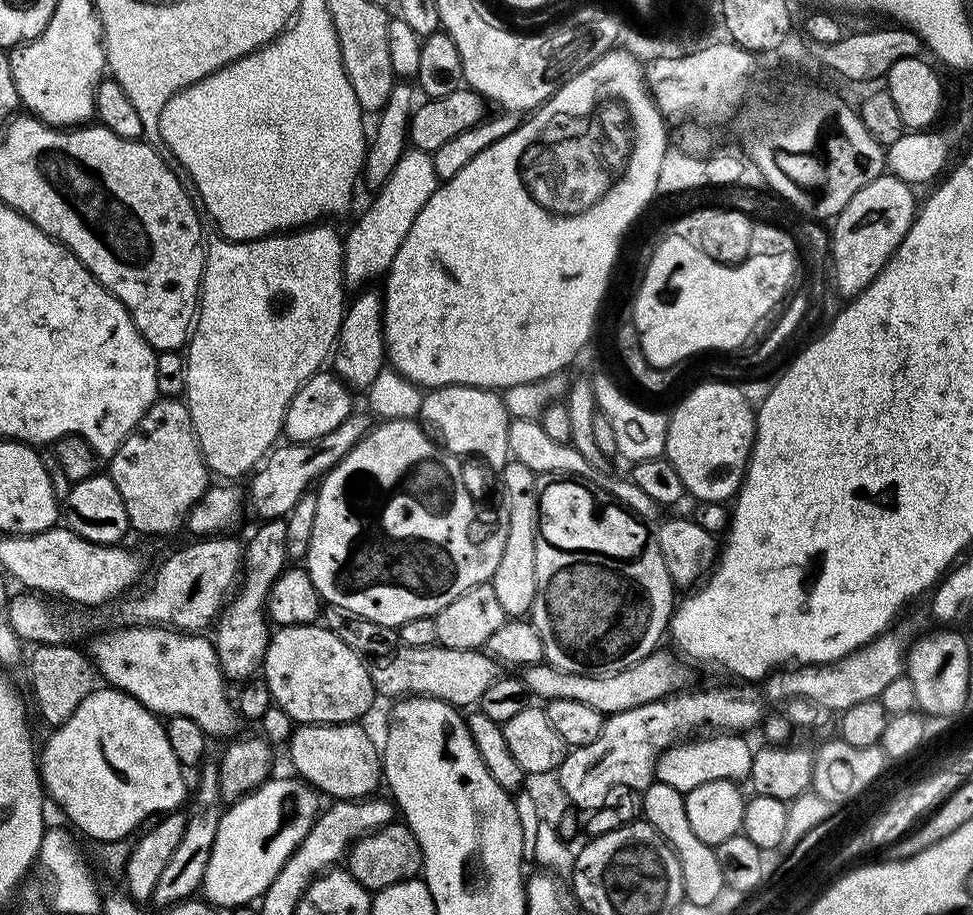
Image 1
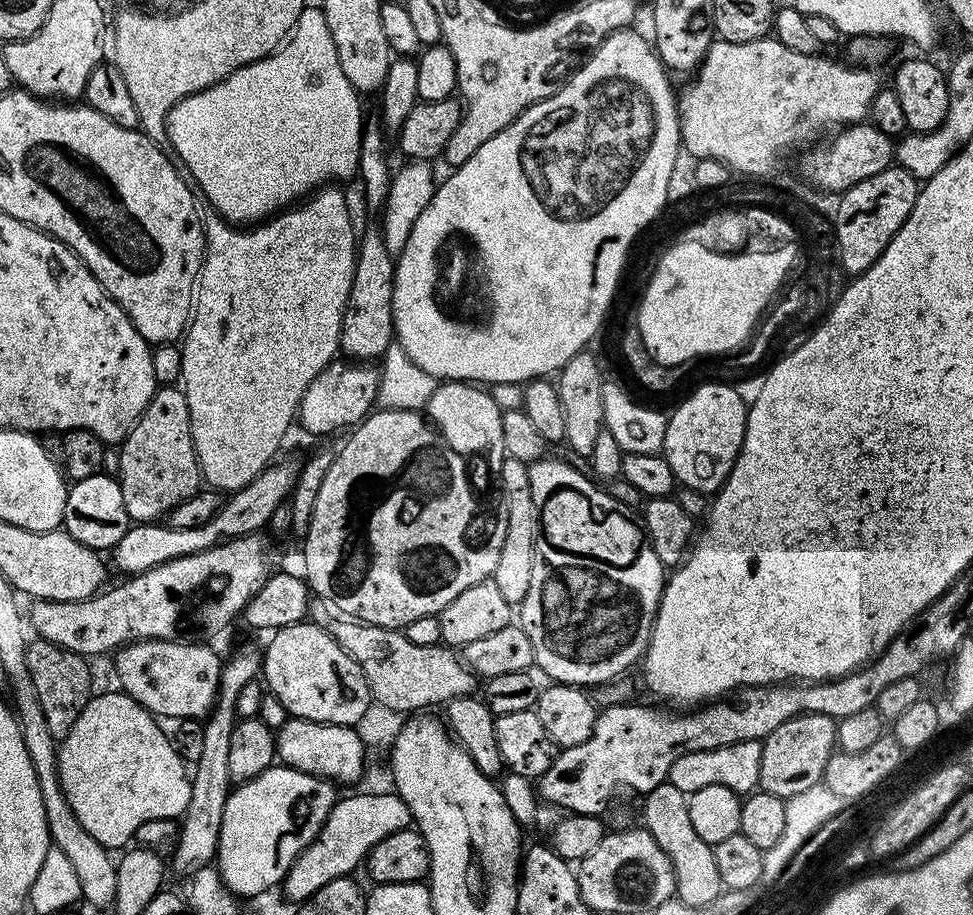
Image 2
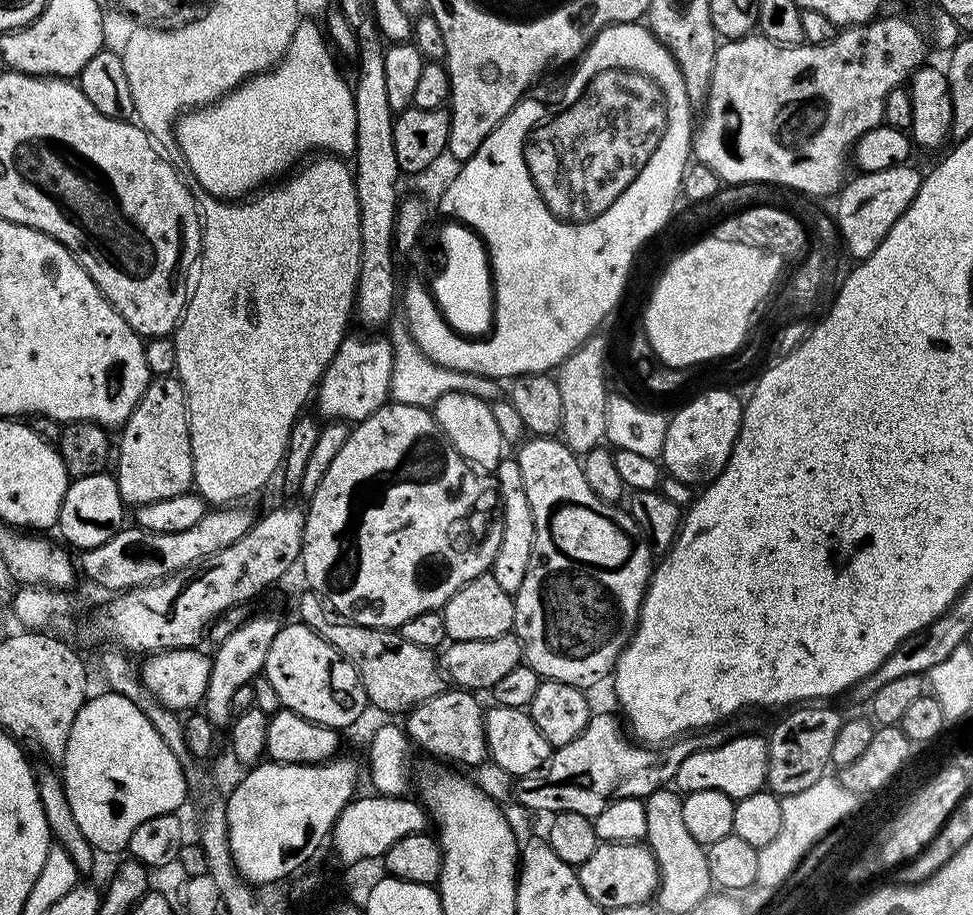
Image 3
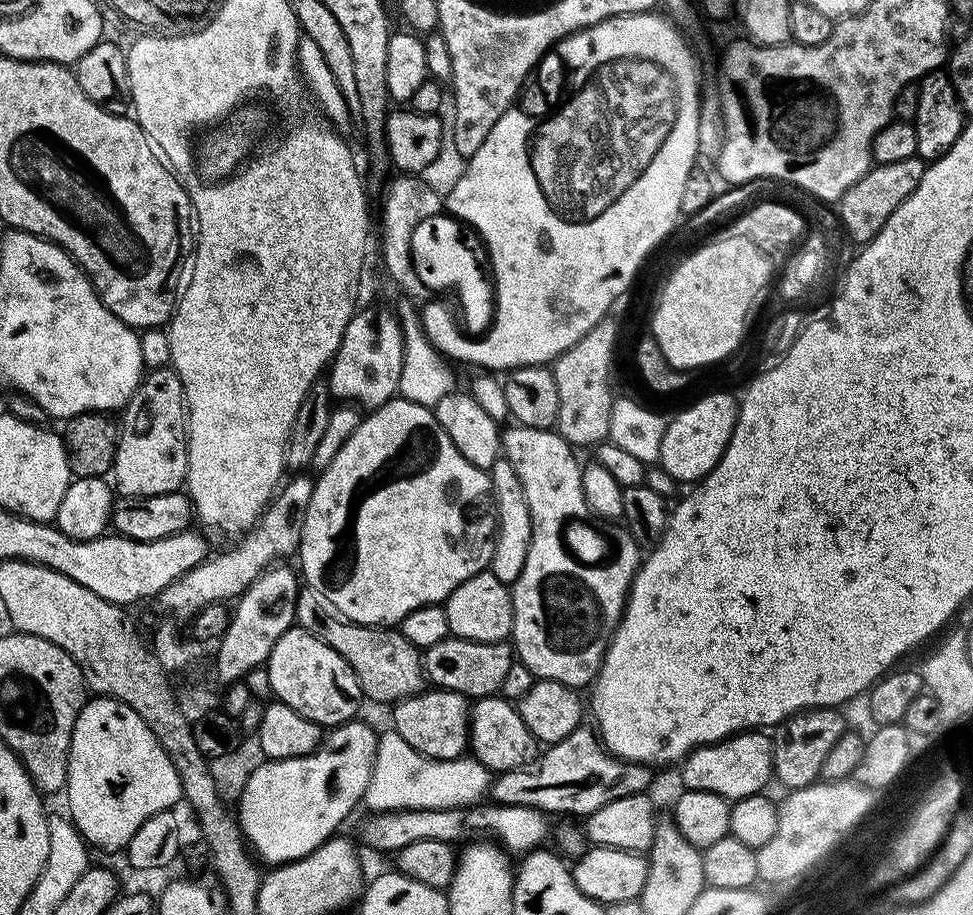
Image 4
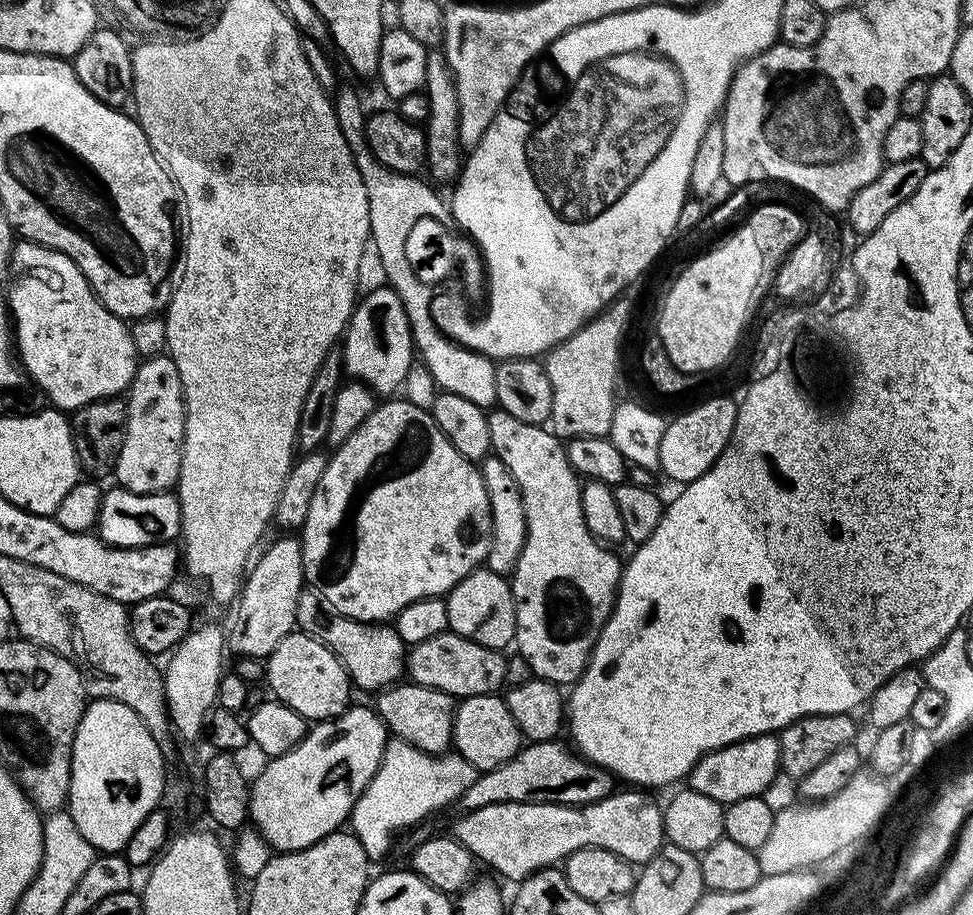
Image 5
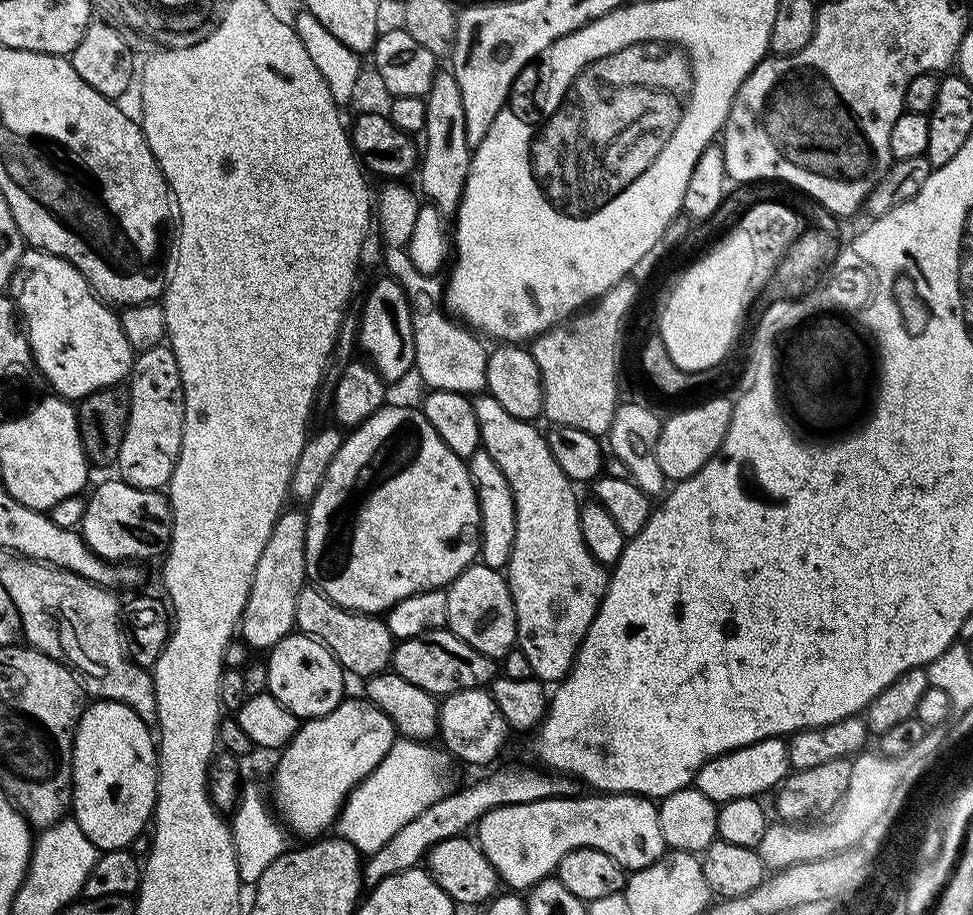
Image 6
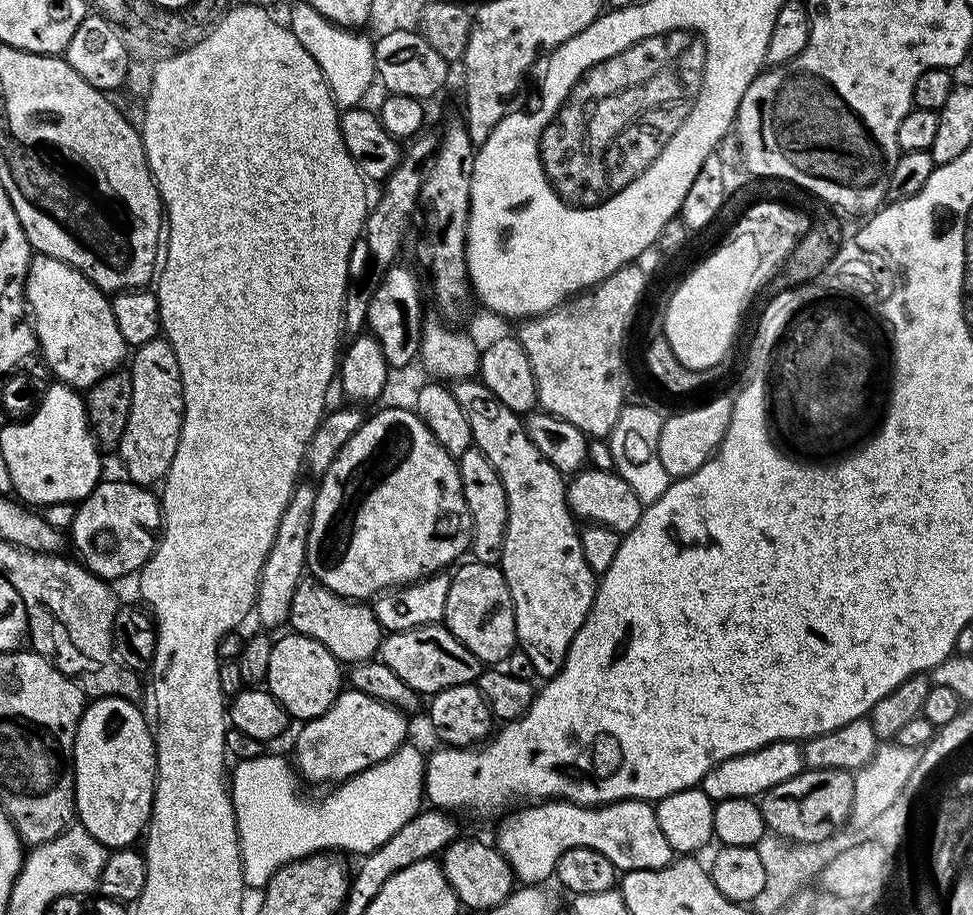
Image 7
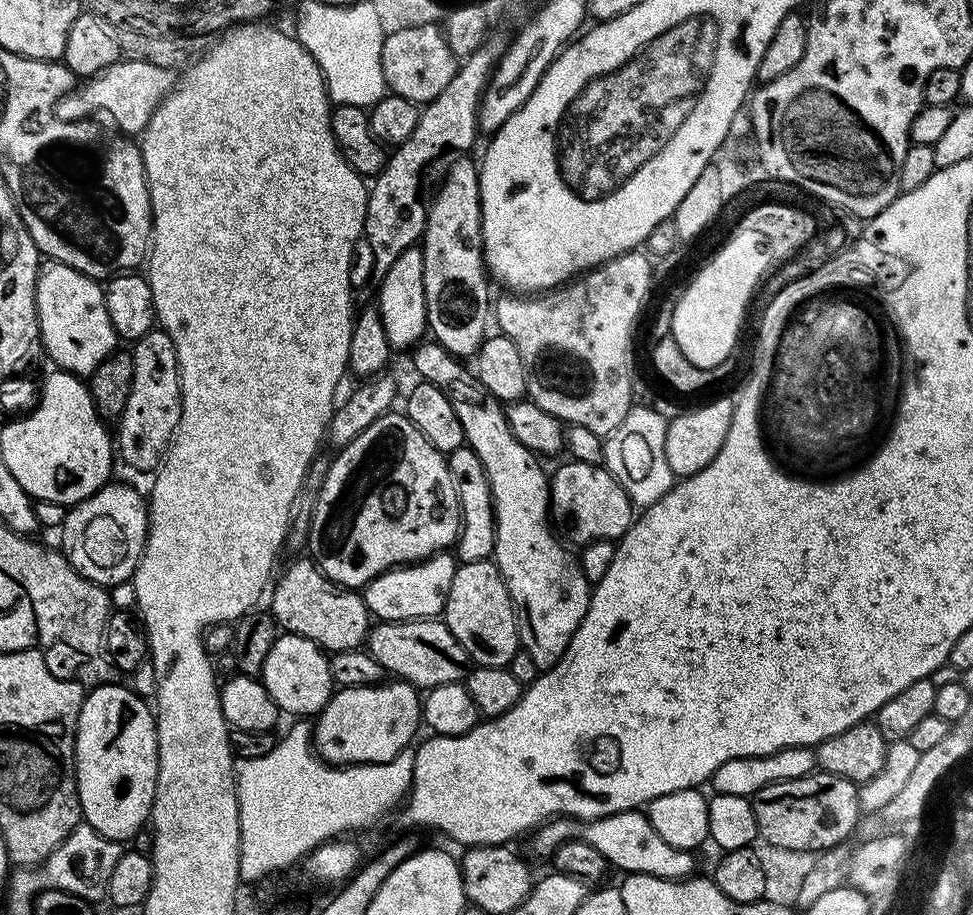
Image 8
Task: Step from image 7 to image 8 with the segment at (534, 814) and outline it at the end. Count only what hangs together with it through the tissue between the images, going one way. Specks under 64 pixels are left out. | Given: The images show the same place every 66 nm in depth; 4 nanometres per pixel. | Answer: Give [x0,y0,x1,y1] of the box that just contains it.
[531,811,696,880]

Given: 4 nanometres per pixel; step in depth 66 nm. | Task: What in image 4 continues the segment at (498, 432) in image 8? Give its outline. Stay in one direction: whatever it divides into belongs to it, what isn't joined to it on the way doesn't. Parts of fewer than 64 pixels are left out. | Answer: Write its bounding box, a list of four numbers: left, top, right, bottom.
[502,423,641,690]

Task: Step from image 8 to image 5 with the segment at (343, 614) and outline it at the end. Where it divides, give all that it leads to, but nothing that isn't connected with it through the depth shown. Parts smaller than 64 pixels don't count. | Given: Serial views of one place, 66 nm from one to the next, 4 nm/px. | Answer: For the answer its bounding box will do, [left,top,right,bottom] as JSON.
[296,590,406,694]

